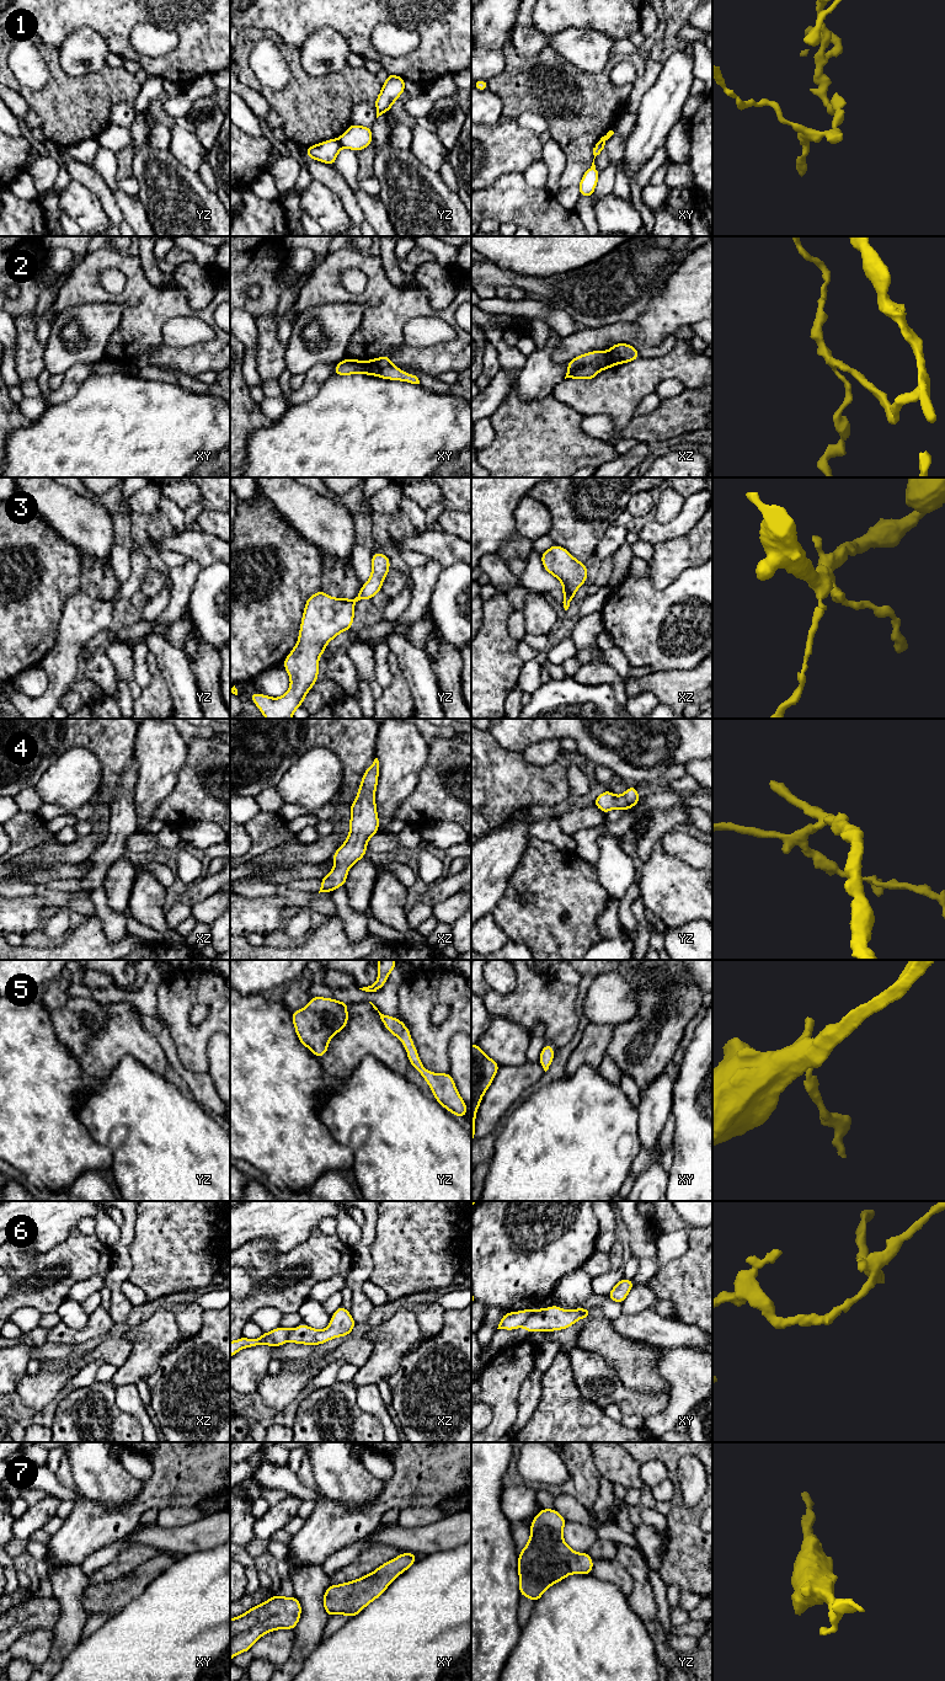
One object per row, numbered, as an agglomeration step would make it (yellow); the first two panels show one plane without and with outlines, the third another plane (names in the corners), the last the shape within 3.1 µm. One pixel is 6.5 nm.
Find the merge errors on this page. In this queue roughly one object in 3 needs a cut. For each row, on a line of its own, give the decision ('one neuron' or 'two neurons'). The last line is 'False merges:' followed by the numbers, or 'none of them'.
1: two neurons
2: two neurons
3: one neuron
4: one neuron
5: one neuron
6: two neurons
7: one neuron
False merges: 1, 2, 6

